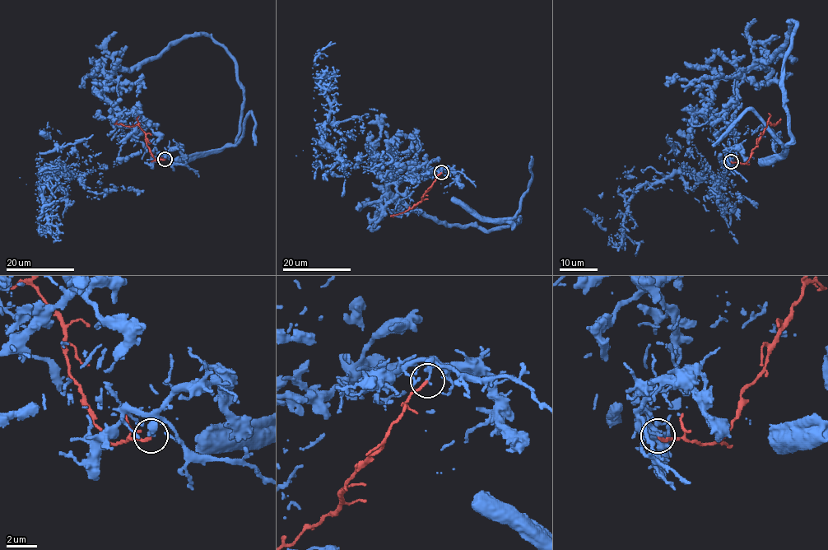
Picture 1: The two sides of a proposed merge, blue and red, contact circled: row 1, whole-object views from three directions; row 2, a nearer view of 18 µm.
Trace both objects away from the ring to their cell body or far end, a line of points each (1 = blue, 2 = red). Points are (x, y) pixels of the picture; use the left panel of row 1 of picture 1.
1: (165, 159), (104, 83), (202, 34), (243, 90), (234, 145), (251, 112), (254, 146)
2: (165, 159), (156, 160), (152, 156), (146, 145), (146, 136), (137, 125), (113, 124)

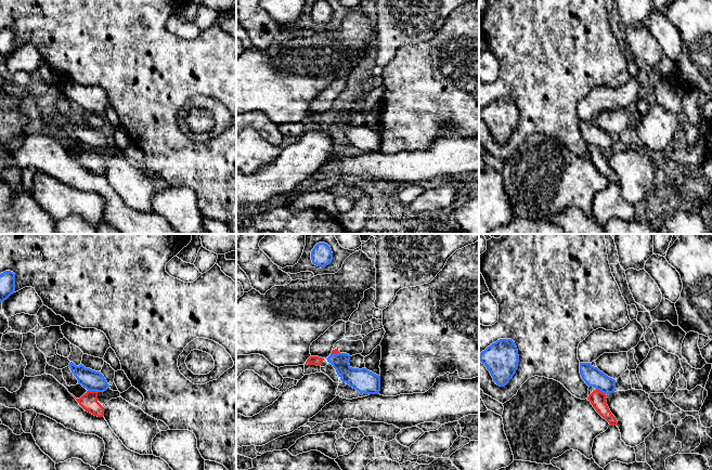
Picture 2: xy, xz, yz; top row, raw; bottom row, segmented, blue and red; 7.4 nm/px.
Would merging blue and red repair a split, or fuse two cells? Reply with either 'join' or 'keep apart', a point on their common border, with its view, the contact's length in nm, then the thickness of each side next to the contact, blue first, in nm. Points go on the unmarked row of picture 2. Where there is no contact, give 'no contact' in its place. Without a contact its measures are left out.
keep apart | xy (93, 147) | 80 nm | 150/130 nm

